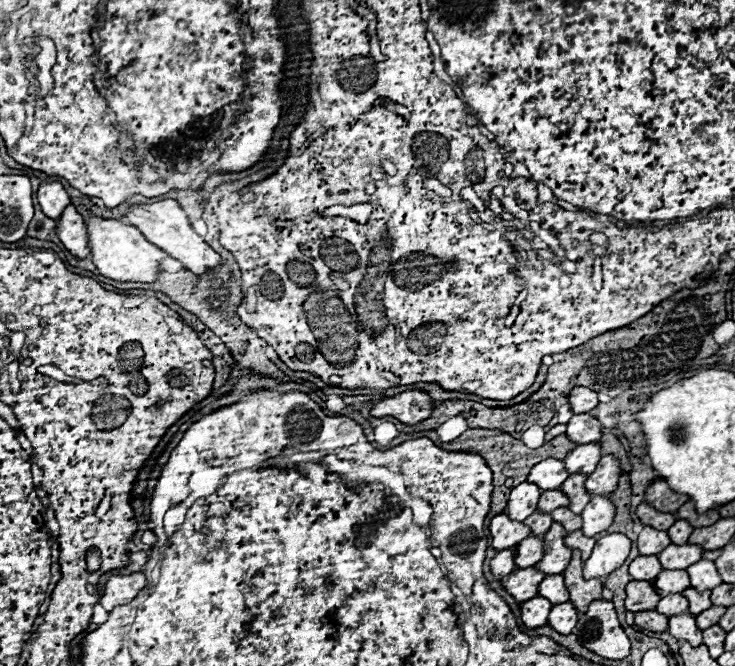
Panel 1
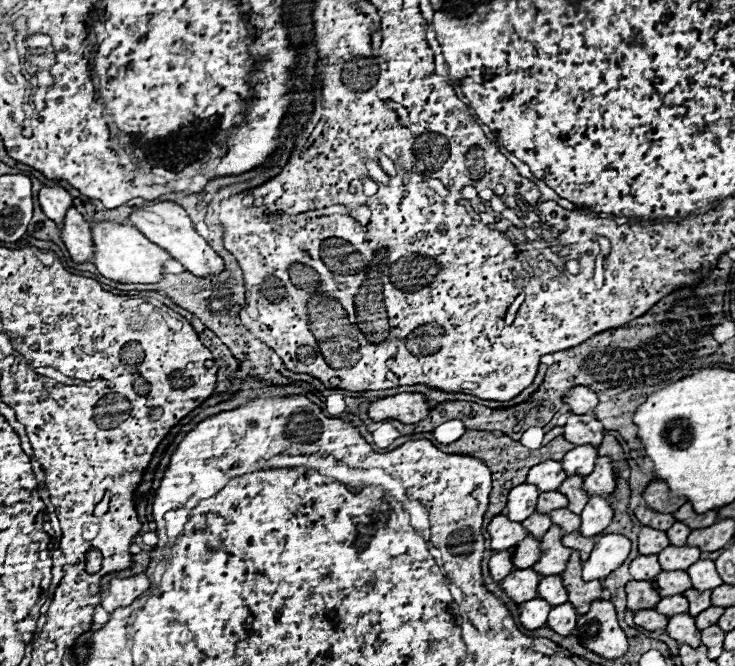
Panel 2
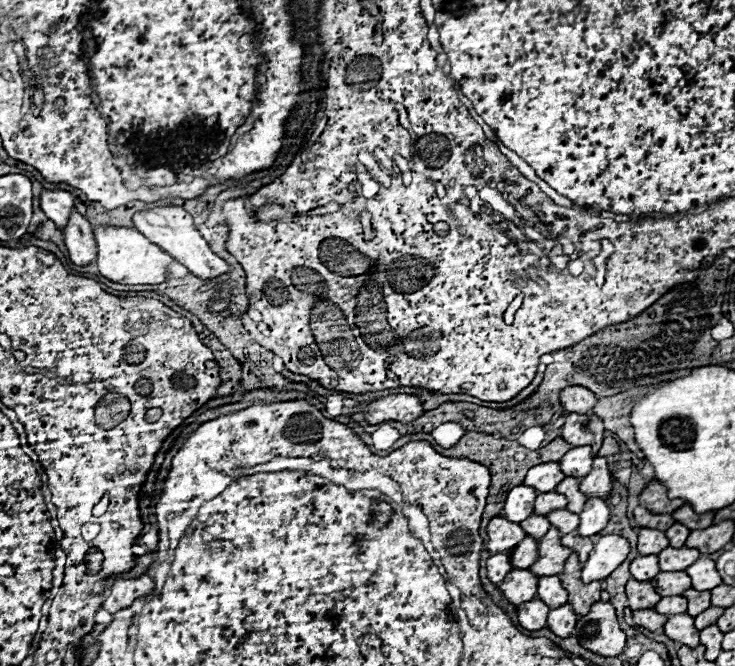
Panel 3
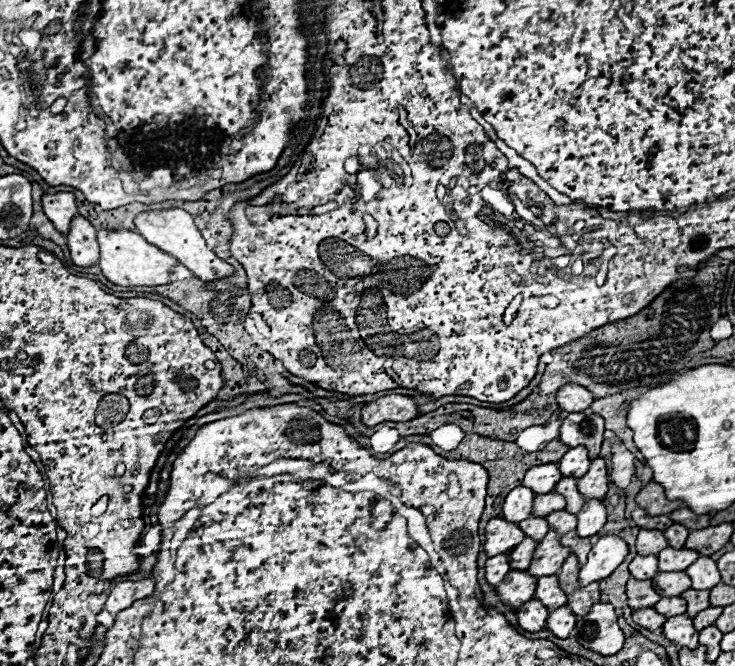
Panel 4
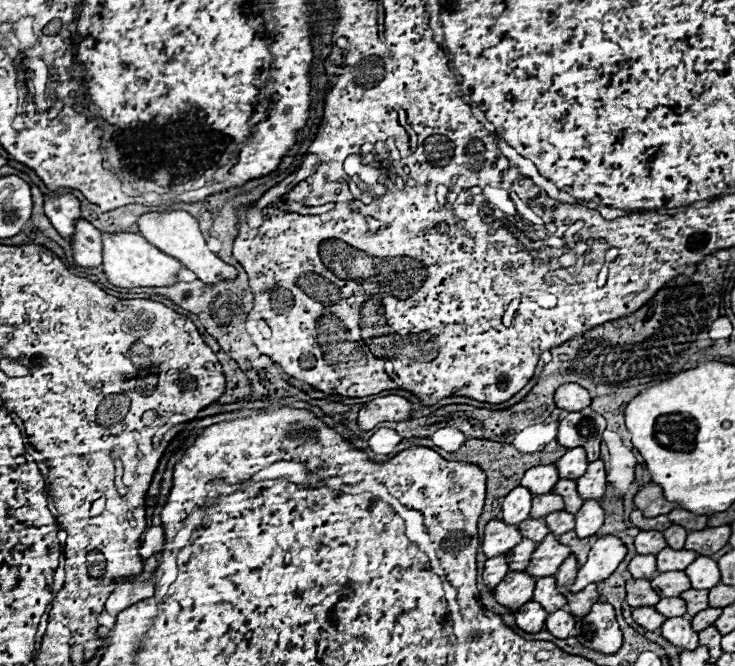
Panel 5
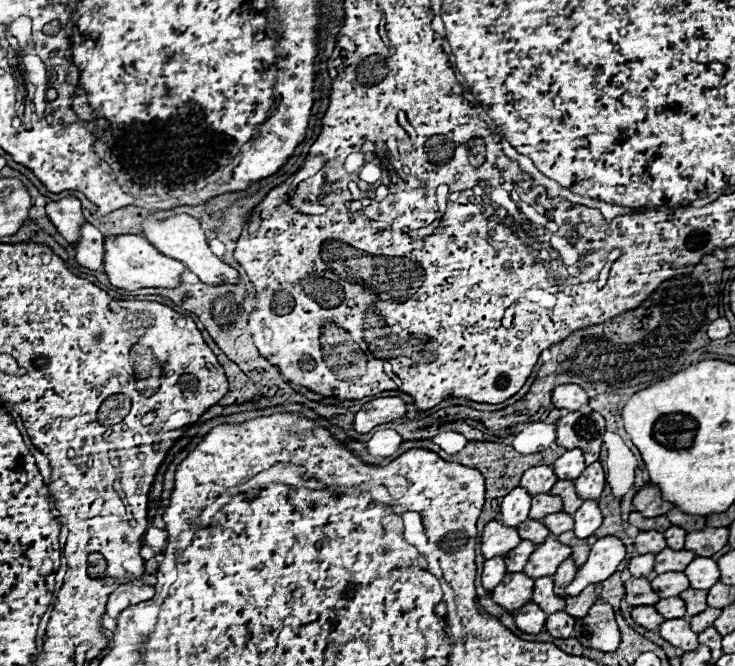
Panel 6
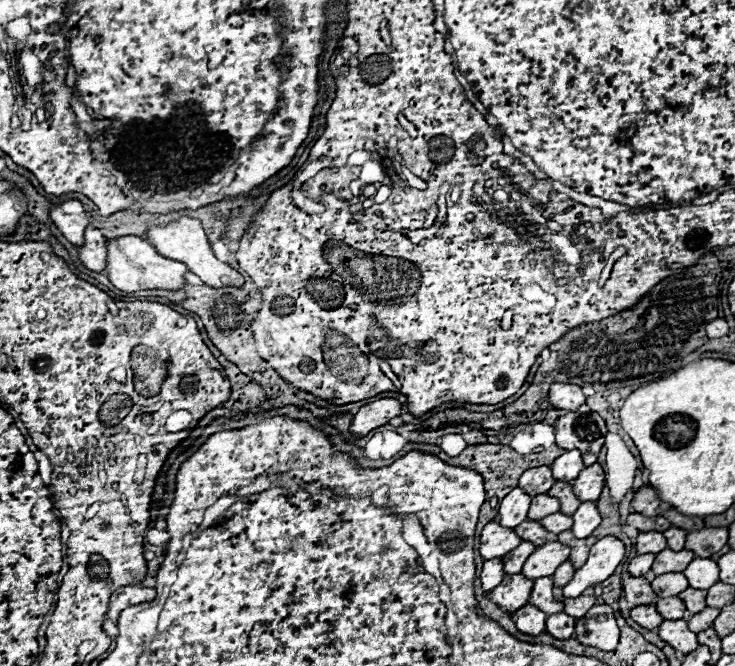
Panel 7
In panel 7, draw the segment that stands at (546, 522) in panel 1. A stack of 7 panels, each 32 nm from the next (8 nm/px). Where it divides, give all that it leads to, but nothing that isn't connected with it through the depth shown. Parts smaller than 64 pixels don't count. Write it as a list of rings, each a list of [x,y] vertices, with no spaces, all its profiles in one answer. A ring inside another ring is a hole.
[[[532,520],[522,522],[514,530],[516,530],[516,534],[520,534],[522,540],[532,542],[534,546],[542,546],[546,542],[546,534],[548,534],[548,530],[544,530],[544,526],[540,526],[540,522],[532,522]]]

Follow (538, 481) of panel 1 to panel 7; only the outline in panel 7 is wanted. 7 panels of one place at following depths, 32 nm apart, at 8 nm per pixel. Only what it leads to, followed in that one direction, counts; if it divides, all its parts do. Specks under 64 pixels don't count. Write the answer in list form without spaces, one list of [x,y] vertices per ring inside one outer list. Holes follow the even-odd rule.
[[[536,466],[530,468],[522,474],[520,478],[520,488],[524,488],[528,494],[536,496],[536,494],[546,494],[550,490],[550,486],[554,486],[554,478],[552,478],[552,468],[550,466]]]

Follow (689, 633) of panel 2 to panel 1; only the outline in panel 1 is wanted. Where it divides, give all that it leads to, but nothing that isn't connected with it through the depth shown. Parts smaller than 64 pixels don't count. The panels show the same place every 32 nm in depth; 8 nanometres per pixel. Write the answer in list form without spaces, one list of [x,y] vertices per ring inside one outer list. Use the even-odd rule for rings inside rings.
[[[688,612],[672,616],[668,632],[680,642],[690,642],[692,646],[702,644],[702,630],[696,626],[696,616],[692,616]]]

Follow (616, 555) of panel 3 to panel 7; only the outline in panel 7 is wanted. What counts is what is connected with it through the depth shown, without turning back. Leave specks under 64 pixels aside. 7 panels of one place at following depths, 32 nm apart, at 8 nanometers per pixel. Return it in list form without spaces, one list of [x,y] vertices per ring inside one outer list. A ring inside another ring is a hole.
[[[604,536],[600,538],[592,548],[588,562],[576,570],[572,582],[564,586],[564,596],[566,598],[576,598],[580,596],[588,586],[596,586],[604,582],[608,576],[614,574],[616,566],[624,560],[624,544],[614,538],[614,536]]]

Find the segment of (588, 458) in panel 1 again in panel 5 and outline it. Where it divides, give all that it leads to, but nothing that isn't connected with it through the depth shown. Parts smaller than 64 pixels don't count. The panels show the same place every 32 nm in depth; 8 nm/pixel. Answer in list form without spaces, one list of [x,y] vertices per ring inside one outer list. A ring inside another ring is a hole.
[[[570,448],[558,462],[556,468],[560,472],[560,478],[580,478],[580,474],[584,474],[584,470],[588,468],[588,460],[586,460],[586,450],[582,448]]]

